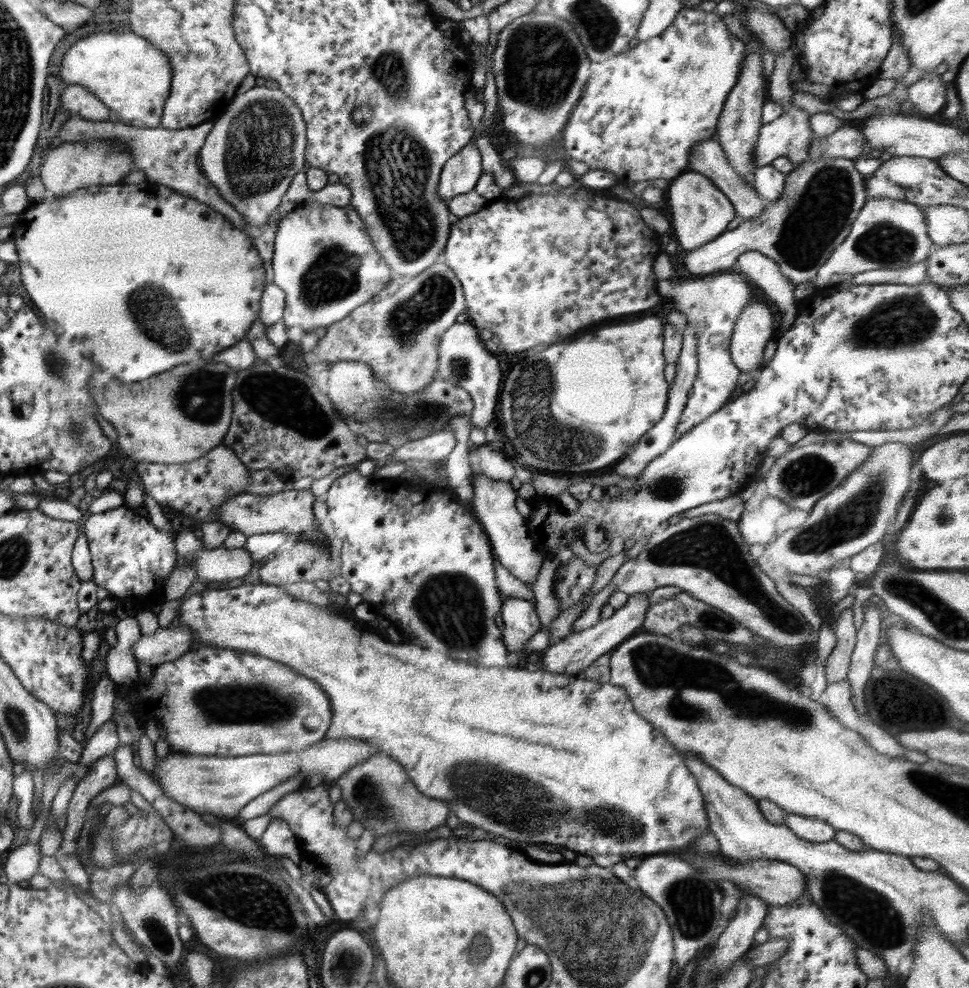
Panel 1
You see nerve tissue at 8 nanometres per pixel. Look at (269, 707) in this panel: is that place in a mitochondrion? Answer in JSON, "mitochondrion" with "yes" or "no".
{"mitochondrion":"yes"}

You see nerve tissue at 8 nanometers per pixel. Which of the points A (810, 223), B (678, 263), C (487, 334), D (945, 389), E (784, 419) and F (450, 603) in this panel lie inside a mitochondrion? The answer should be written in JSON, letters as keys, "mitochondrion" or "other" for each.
{"A":"mitochondrion","B":"other","C":"other","D":"other","E":"other","F":"mitochondrion"}

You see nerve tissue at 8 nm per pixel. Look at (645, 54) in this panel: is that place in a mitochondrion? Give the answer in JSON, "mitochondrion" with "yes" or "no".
{"mitochondrion":"no"}

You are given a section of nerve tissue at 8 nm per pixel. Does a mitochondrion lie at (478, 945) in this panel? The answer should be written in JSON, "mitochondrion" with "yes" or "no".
{"mitochondrion":"yes"}

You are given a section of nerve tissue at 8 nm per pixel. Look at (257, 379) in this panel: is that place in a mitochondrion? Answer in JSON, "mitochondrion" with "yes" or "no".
{"mitochondrion":"yes"}

